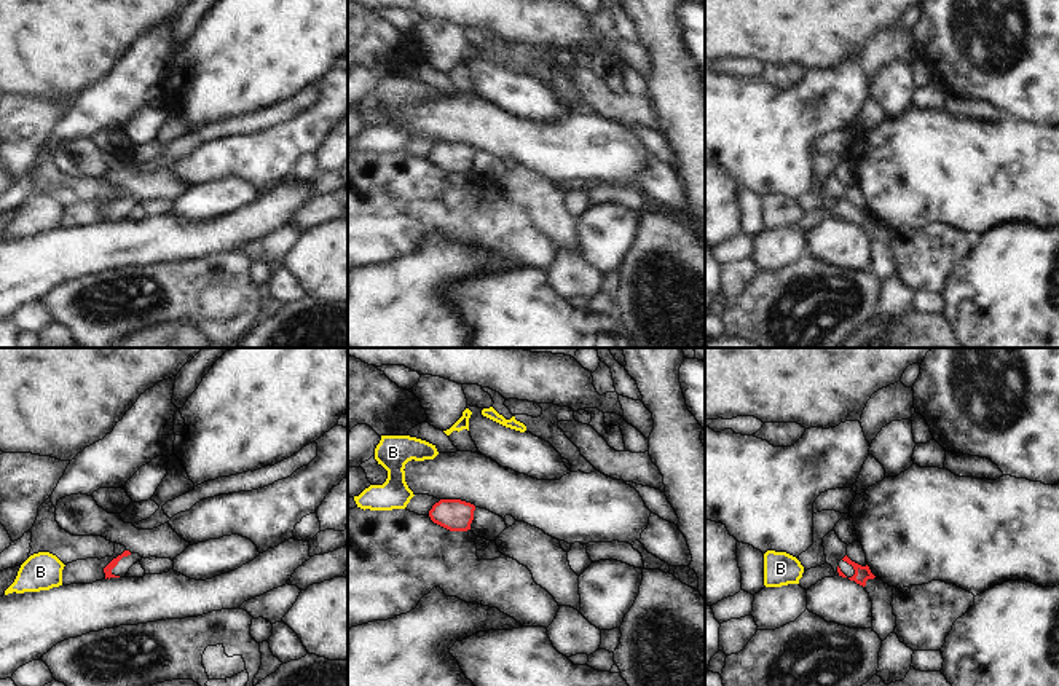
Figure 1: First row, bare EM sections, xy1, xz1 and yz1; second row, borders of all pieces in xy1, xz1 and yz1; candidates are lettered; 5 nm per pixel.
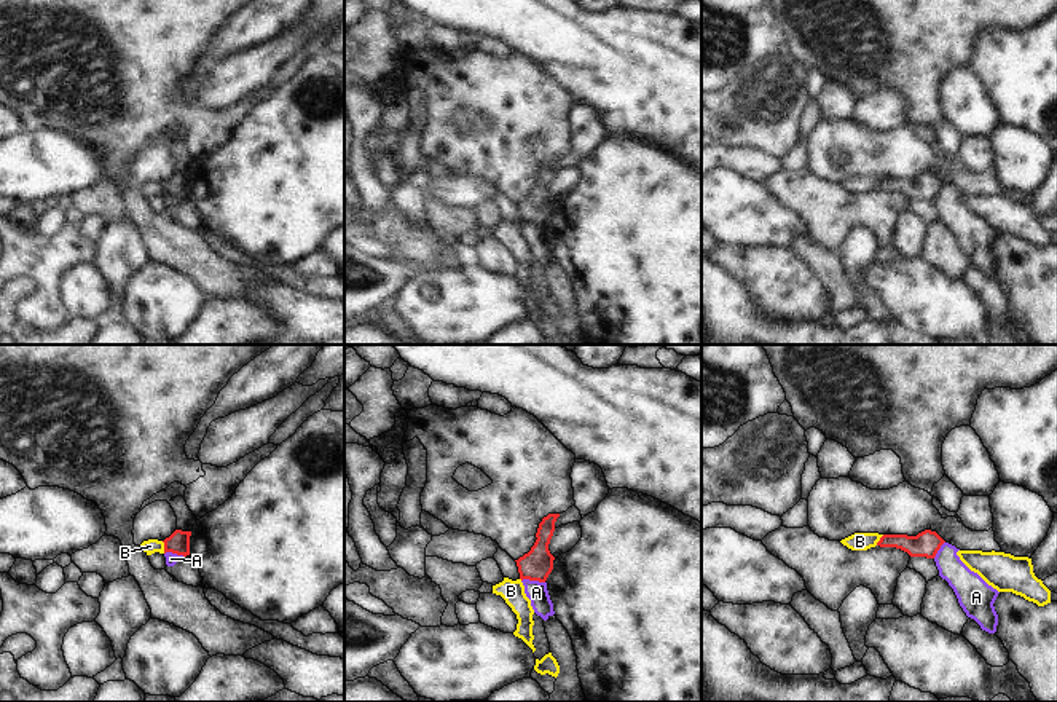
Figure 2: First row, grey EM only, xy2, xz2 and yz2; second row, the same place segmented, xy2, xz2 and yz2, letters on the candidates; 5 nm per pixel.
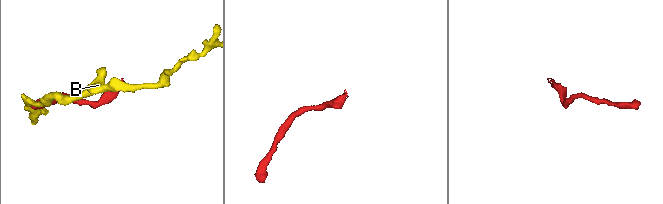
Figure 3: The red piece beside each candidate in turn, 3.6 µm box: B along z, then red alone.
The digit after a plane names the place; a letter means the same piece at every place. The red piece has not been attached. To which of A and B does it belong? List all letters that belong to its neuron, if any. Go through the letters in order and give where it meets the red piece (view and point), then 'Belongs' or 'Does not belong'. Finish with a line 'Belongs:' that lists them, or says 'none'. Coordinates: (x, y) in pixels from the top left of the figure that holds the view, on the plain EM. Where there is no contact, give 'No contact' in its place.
A: Touches red at xz2 (533, 222). Does not belong
B: Touches red at xy2 (165, 190). Does not belong
Belongs: none

